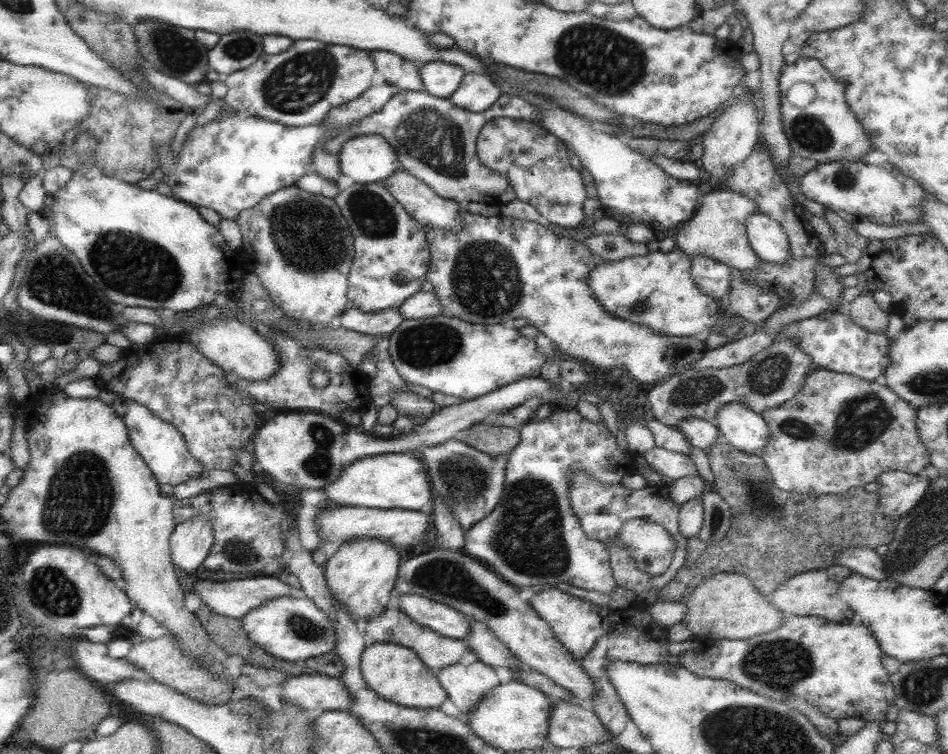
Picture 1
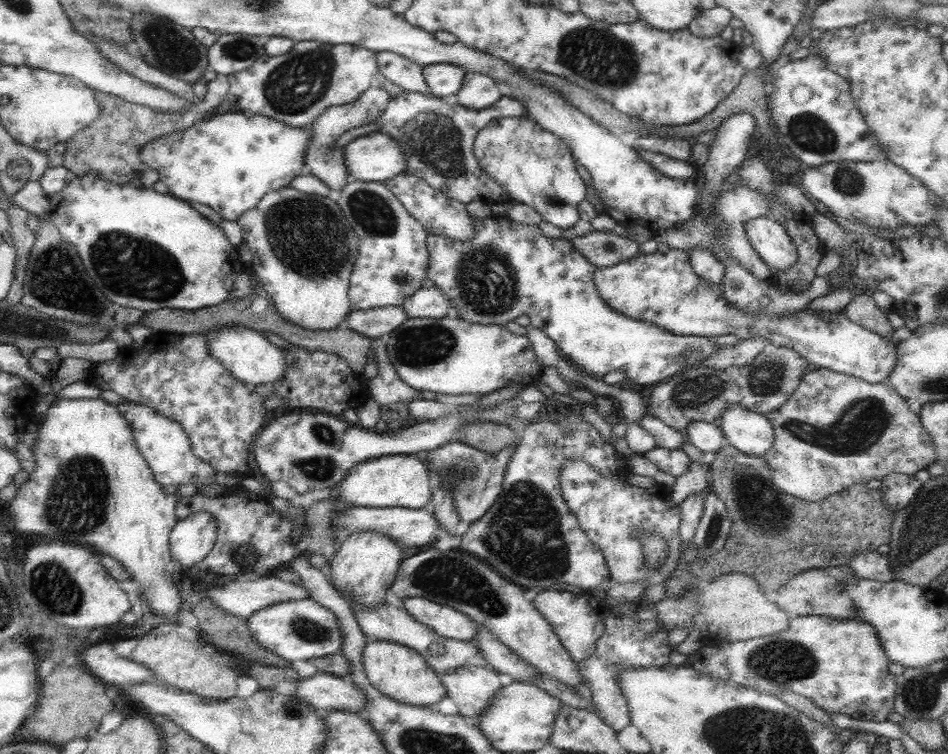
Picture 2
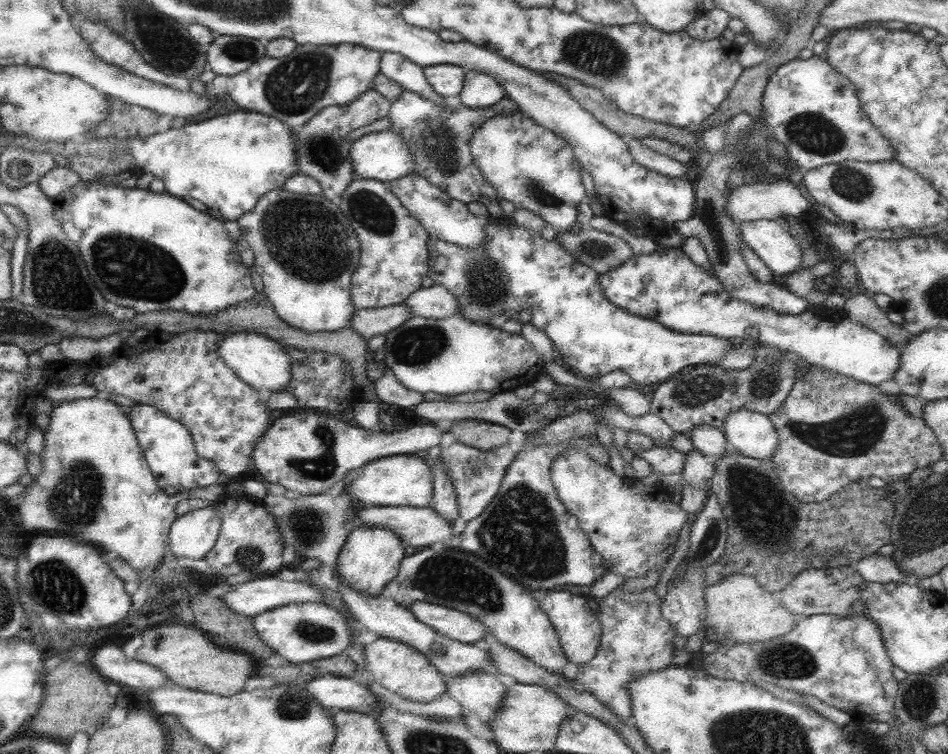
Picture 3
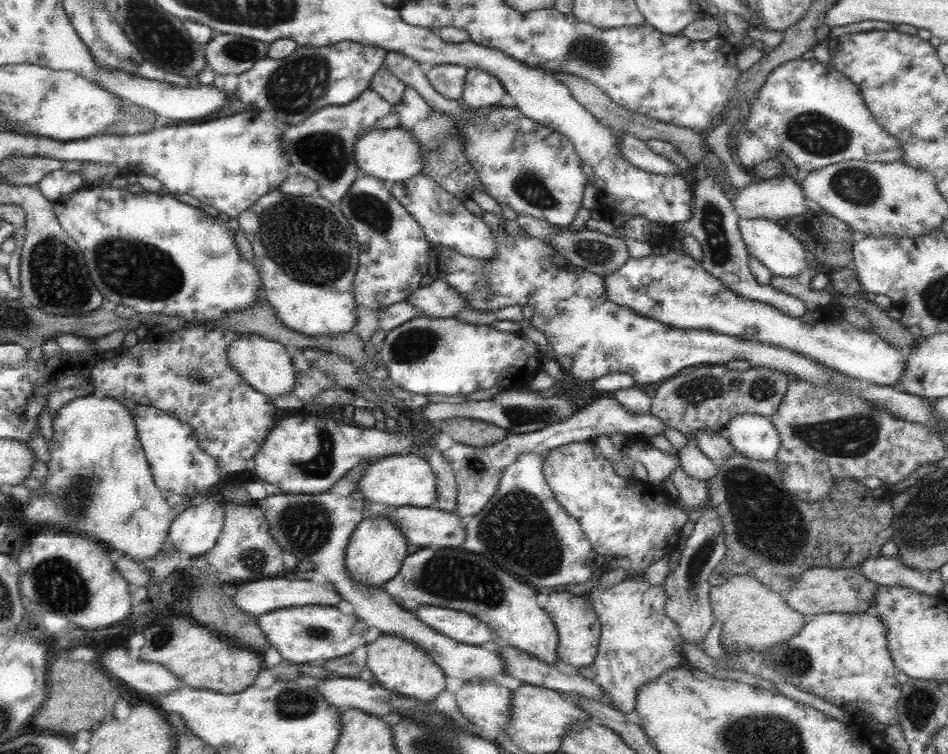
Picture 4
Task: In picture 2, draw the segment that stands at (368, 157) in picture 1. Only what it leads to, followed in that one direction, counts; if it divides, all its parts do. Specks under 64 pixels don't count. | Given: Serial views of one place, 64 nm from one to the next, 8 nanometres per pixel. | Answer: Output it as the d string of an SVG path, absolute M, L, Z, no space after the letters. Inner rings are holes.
M369 134L349 142L345 148L347 184L391 180L407 170L401 146L389 134Z

